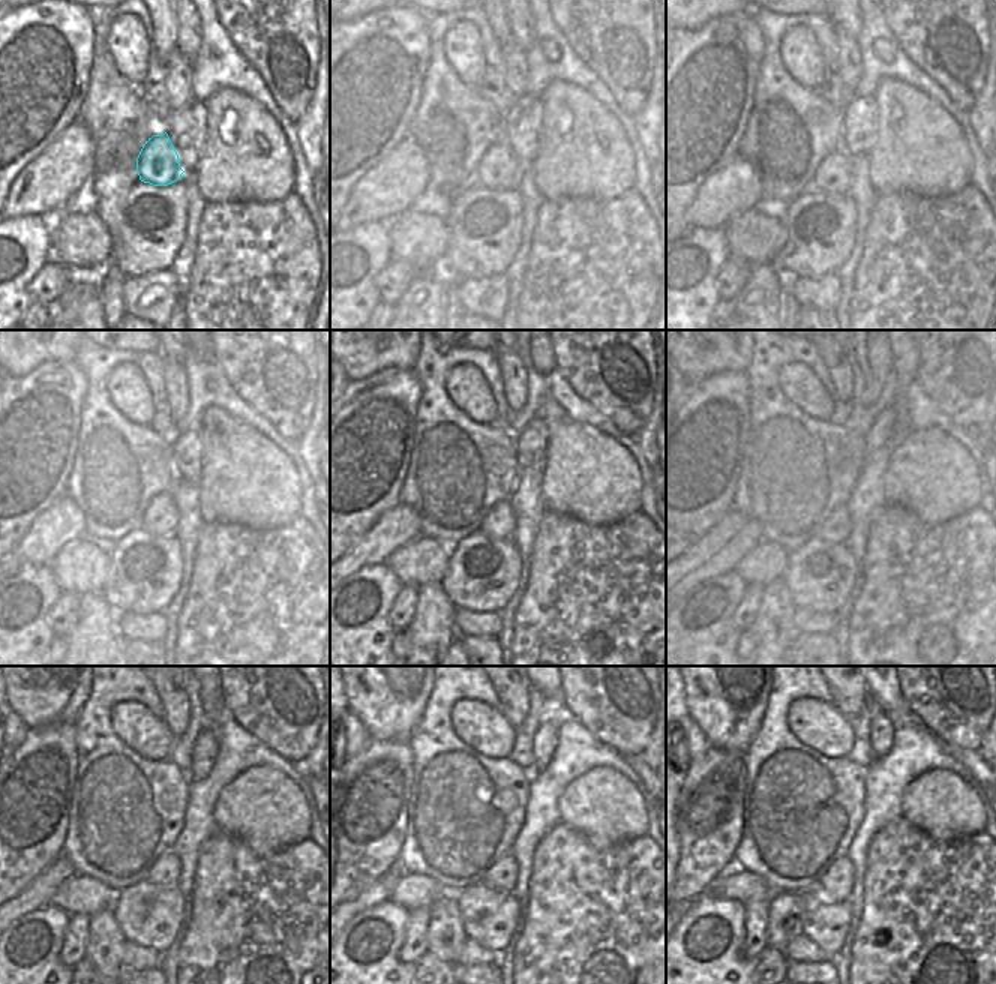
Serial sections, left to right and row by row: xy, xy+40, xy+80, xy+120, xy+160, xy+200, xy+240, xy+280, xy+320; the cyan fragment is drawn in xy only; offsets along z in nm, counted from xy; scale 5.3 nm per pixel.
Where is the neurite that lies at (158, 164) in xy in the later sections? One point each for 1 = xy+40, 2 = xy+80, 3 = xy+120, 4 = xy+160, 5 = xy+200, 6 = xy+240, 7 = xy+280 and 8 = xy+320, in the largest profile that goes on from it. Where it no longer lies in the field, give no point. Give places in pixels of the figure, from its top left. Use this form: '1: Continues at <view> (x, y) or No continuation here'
1: Continues at xy+40 (498, 170)
2: Continues at xy+80 (834, 174)
3: Continues at xy+120 (161, 515)
4: Continues at xy+160 (500, 518)
5: Continues at xy+200 (839, 519)
6: Continues at xy+240 (168, 858)
7: Continues at xy+280 (506, 860)
8: Continues at xy+320 (842, 861).

